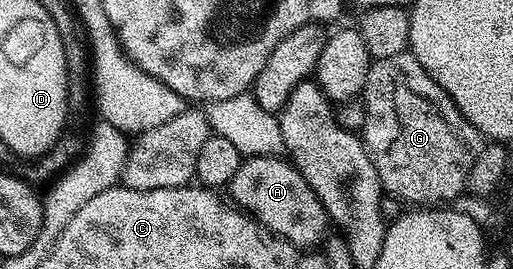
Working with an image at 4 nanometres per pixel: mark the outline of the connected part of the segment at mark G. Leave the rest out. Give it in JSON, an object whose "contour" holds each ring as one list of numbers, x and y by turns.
{"contour":[[410,50,397,53,397,57,381,57,374,60,365,77,361,98,365,105,365,125,361,132,361,138,377,169,377,177,381,177,381,185,386,194,394,196,407,205,447,205,466,192,469,169,473,169,473,161,477,161,477,153,481,153,481,149,485,145,484,136,480,135,479,130,459,112,457,105,449,97,449,93,445,93,445,89,441,89,441,85,437,85,437,81,433,81,433,77,429,77,429,73,425,73,425,69,421,69,421,61,417,61,417,57,413,57]]}

